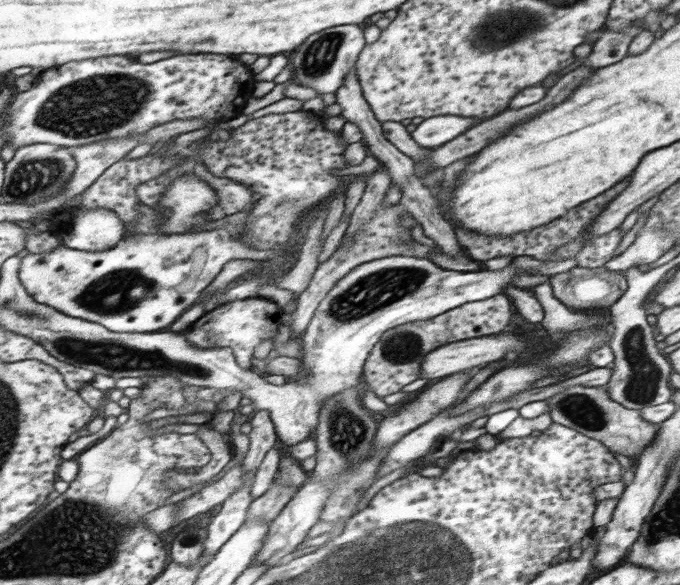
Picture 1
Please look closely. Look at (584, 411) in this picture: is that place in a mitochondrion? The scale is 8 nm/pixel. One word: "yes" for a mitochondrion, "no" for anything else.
yes

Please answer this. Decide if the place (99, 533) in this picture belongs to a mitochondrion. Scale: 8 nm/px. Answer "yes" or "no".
yes

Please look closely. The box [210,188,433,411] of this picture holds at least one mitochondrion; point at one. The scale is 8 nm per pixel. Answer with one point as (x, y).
(371, 294)

